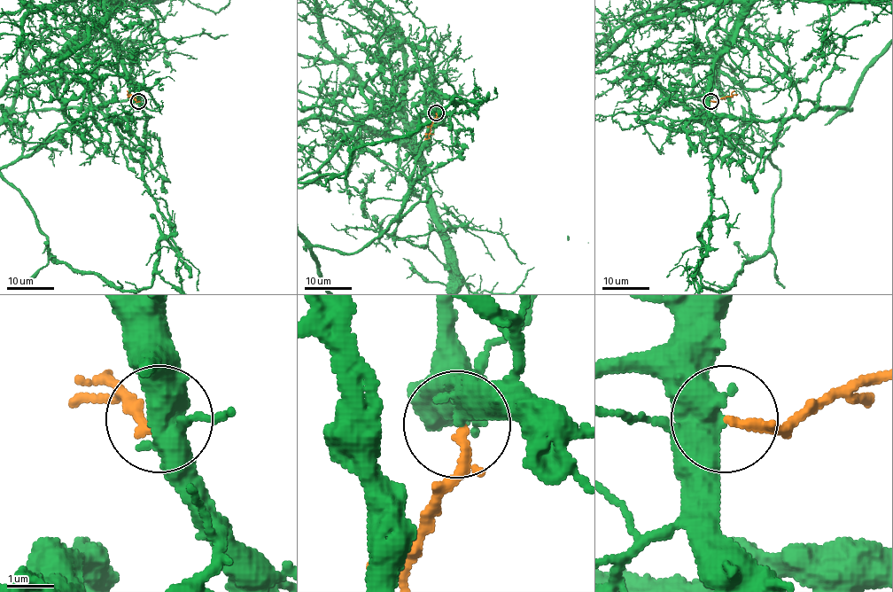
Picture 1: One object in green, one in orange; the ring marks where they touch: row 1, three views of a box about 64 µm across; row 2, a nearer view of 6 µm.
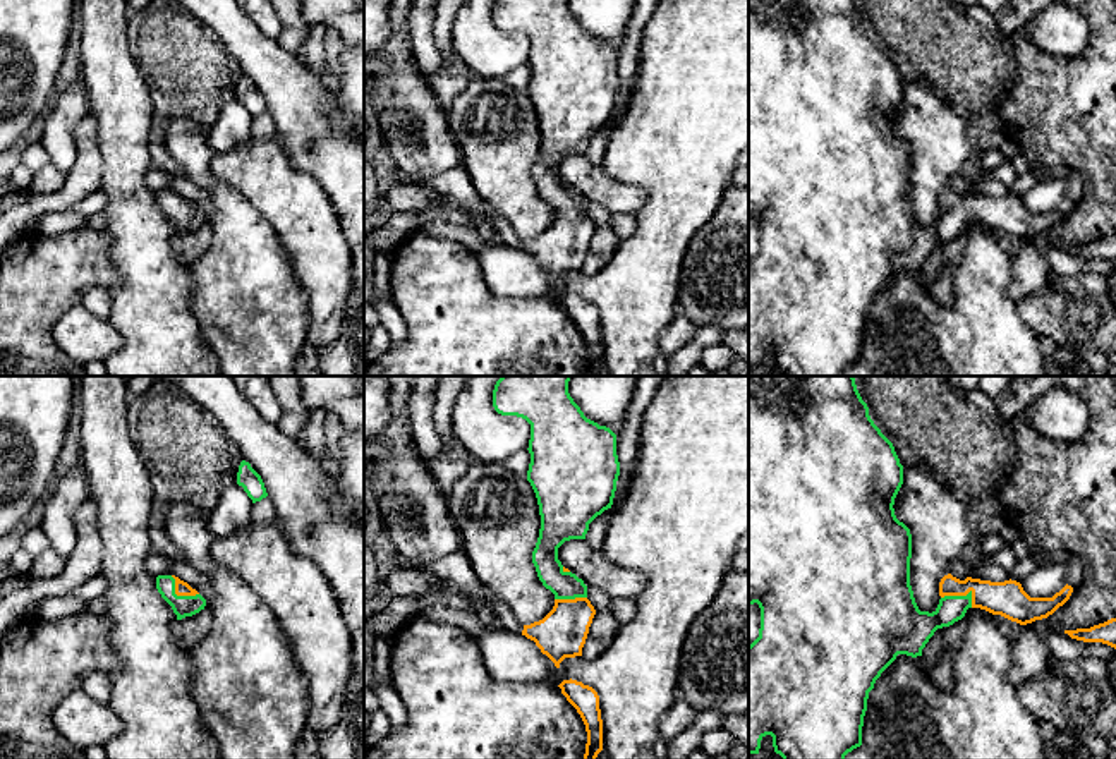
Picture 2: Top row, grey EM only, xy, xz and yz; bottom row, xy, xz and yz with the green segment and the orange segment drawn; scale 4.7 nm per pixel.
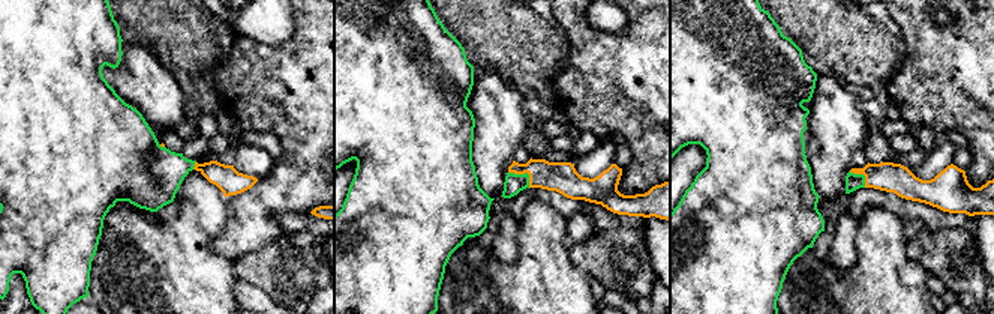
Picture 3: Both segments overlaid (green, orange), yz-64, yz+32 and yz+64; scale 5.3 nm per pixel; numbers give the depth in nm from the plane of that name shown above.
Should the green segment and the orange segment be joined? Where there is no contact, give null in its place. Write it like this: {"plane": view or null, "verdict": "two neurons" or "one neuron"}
{"plane": "yz", "verdict": "one neuron"}

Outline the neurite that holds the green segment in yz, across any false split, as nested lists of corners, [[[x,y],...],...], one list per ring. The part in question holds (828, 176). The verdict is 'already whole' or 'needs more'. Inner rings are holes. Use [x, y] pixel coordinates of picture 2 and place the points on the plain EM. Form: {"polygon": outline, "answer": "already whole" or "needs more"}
{"polygon": [[[749,0],[749,222],[757,218],[761,223],[759,252],[749,261],[749,371],[759,369],[761,355],[771,350],[774,367],[783,376],[845,376],[848,367],[862,361],[869,307],[898,270],[922,271],[922,264],[934,247],[961,235],[968,223],[980,223],[1027,240],[1047,234],[1070,215],[1073,203],[1068,199],[1052,213],[1030,213],[1022,199],[1011,194],[1004,197],[972,192],[960,196],[948,189],[939,197],[937,223],[932,228],[920,227],[910,201],[912,149],[896,134],[893,124],[901,100],[903,81],[893,58],[870,34],[857,0]]], "answer": "needs more"}

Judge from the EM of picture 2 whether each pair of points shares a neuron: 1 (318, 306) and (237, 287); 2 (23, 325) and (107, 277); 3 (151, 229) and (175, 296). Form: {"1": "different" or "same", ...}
{"1": "different", "2": "same", "3": "same"}

